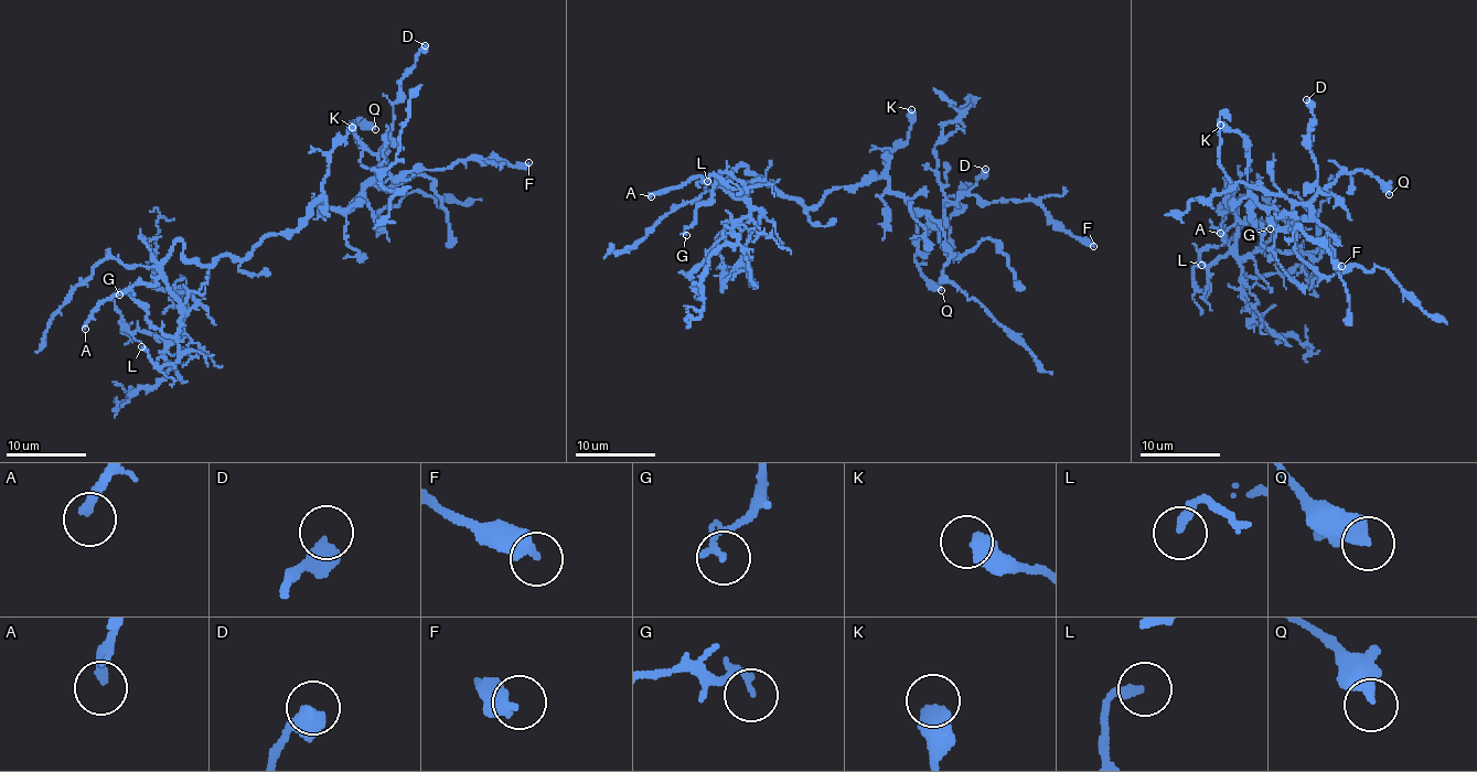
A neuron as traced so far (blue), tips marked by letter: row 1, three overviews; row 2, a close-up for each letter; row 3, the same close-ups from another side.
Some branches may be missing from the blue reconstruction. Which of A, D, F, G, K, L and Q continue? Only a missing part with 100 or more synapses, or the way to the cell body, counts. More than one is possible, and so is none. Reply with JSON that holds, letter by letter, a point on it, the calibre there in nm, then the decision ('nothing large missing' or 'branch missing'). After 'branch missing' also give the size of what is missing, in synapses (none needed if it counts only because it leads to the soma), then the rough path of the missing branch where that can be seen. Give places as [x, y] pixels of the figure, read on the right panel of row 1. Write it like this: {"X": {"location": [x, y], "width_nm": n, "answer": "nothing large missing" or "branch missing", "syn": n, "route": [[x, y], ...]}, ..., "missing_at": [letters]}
{"A": {"location": [1220, 233], "width_nm": 240, "answer": "branch missing", "route": [[1220, 233], [1227, 309], [1232, 313], [1261, 299], [1292, 321], [1322, 387], [1341, 408]]}, "D": {"location": [1306, 99], "width_nm": 380, "answer": "nothing large missing"}, "F": {"location": [1341, 266], "width_nm": 400, "answer": "nothing large missing"}, "G": {"location": [1270, 228], "width_nm": 180, "answer": "nothing large missing"}, "K": {"location": [1220, 125], "width_nm": 550, "answer": "nothing large missing"}, "L": {"location": [1201, 265], "width_nm": 260, "answer": "nothing large missing"}, "Q": {"location": [1389, 194], "width_nm": 480, "answer": "nothing large missing"}, "missing_at": ["A"]}

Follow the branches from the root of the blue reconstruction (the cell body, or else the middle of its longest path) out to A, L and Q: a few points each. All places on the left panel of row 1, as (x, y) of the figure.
A: (270, 234), (244, 258), (221, 256), (206, 267), (189, 260), (177, 240), (157, 281), (107, 298), (85, 329)
L: (270, 234), (244, 258), (221, 256), (209, 269), (203, 293), (189, 291), (173, 363), (160, 366), (141, 346)
Q: (270, 234), (290, 233), (320, 200), (340, 211), (352, 207), (380, 171), (380, 160), (350, 122), (375, 129)

